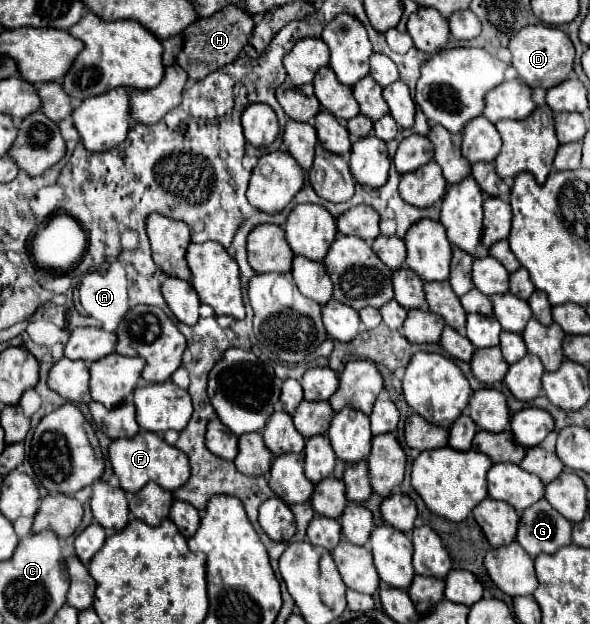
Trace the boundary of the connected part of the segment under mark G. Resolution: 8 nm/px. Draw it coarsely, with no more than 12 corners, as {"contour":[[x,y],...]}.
{"contour":[[546,499],[520,517],[516,541],[530,557],[570,545],[572,523]]}

